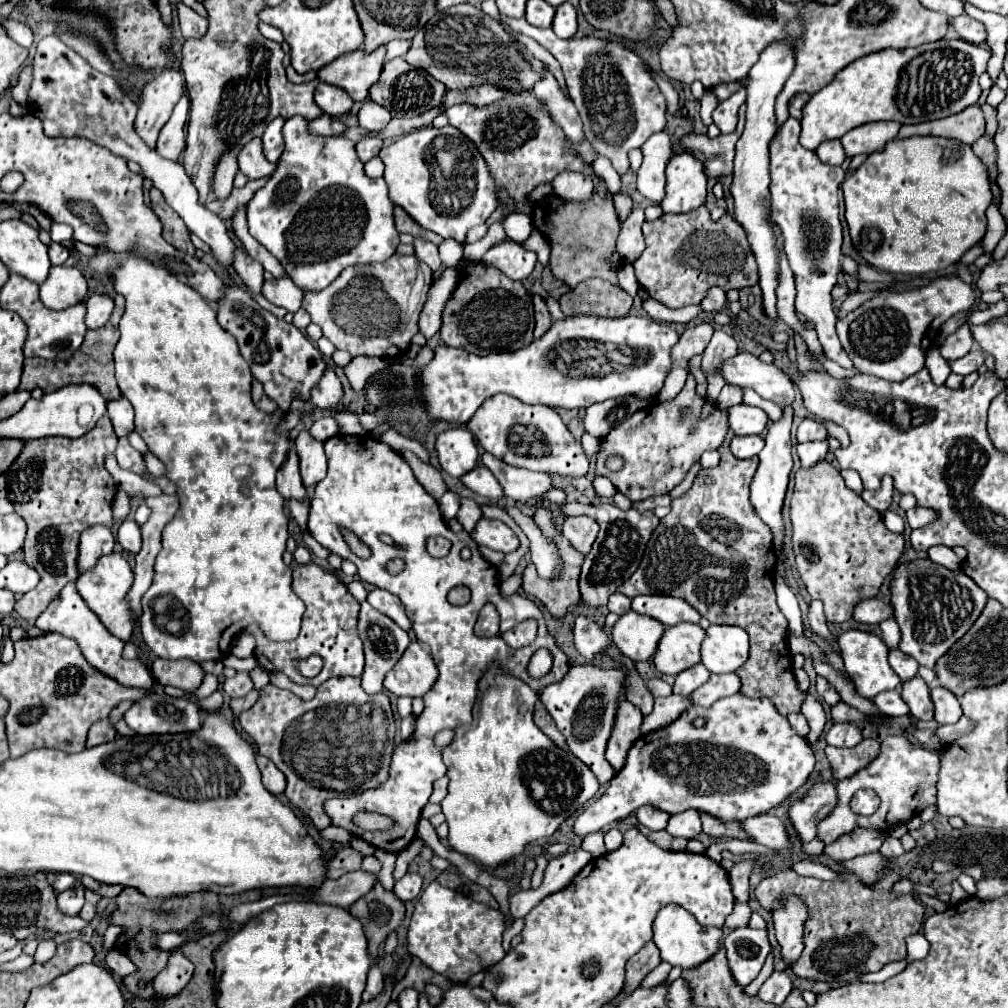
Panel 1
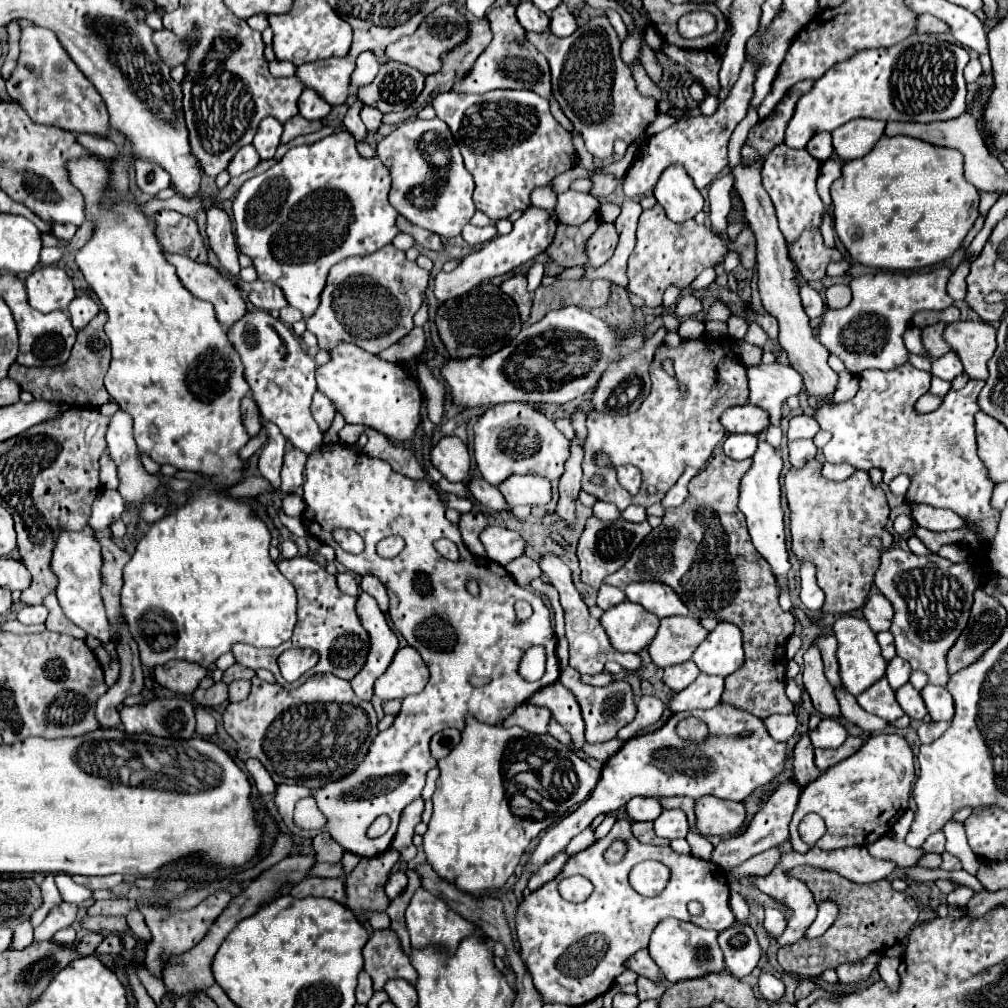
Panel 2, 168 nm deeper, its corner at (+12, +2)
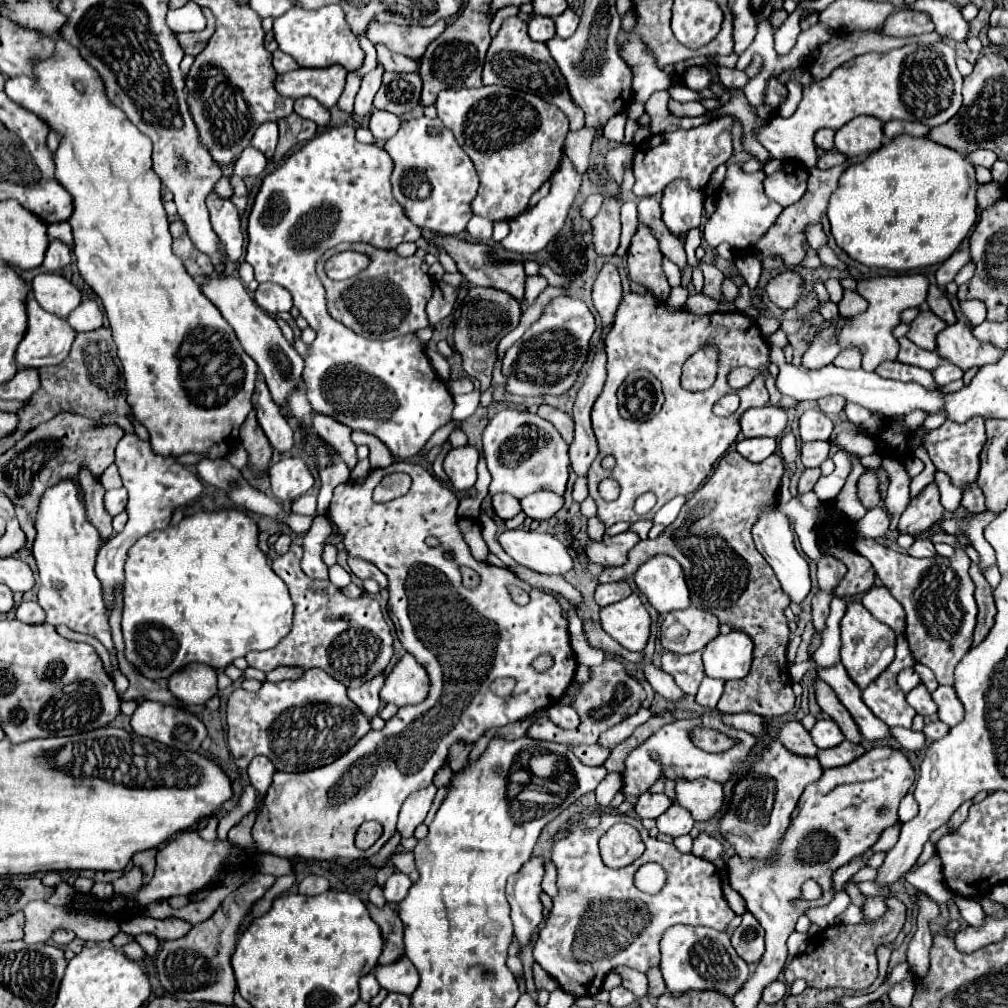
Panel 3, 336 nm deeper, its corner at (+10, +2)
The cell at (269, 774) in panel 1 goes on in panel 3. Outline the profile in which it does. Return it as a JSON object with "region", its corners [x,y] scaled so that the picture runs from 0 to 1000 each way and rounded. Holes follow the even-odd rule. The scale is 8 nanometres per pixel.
{"region":[[[253,751],[249,757],[247,757],[247,773],[249,777],[253,779],[253,783],[263,789],[267,779],[269,779],[269,773],[271,773],[271,767],[273,767],[273,761],[271,757],[265,753],[265,751]]]}

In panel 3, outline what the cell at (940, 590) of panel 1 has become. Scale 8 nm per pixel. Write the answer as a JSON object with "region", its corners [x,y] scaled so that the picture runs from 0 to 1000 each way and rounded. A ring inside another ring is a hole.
{"region":[[[947,531],[947,535],[951,543],[947,543],[947,551],[941,555],[932,551],[926,555],[908,555],[900,549],[884,547],[872,541],[868,535],[848,533],[846,537],[846,543],[862,555],[870,572],[896,600],[900,608],[898,632],[908,656],[920,660],[934,680],[945,680],[947,660],[963,644],[965,624],[969,618],[969,600],[965,592],[967,578],[961,572],[963,557],[957,549],[961,535],[957,531]]]}

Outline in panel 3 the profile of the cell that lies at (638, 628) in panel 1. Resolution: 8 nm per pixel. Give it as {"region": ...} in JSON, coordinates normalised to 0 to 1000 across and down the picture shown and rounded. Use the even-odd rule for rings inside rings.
{"region":[[[632,588],[622,594],[612,596],[604,602],[596,602],[596,620],[602,630],[606,630],[618,644],[636,646],[644,634],[644,608],[638,602]]]}

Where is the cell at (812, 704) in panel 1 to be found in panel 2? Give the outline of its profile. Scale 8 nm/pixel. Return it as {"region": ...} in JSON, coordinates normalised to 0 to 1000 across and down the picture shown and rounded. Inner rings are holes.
{"region":[[[783,674],[783,676],[781,676],[781,691],[783,691],[783,695],[785,695],[789,701],[795,699],[795,689],[797,689],[795,682],[793,682],[787,674]]]}

